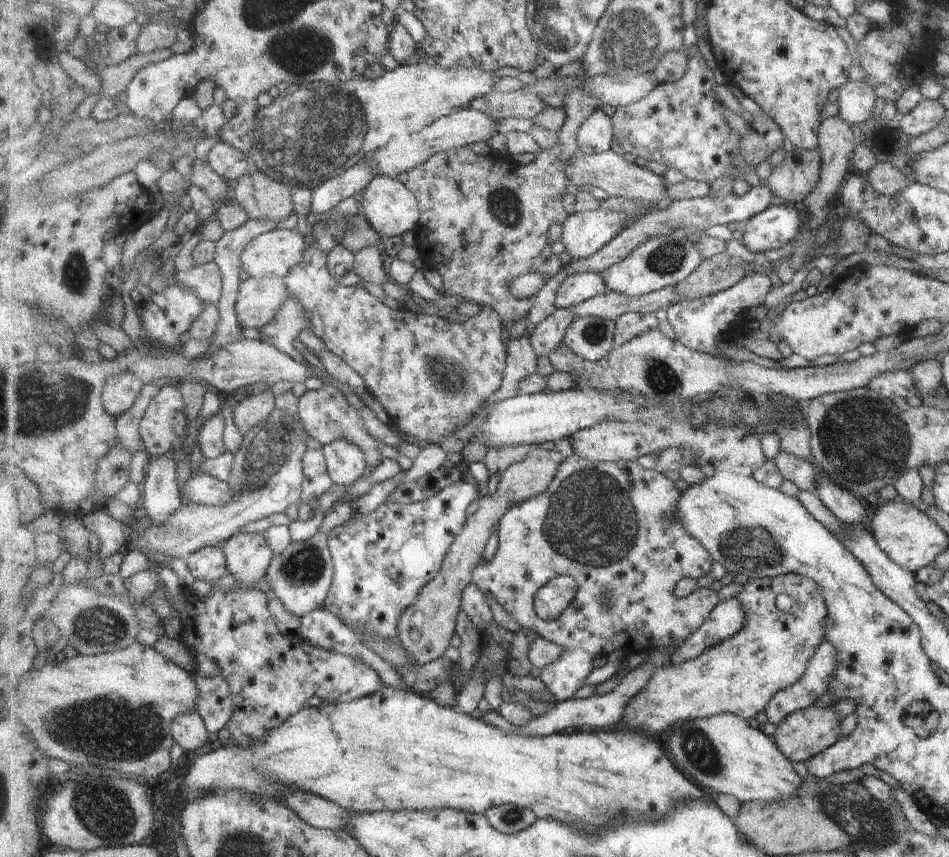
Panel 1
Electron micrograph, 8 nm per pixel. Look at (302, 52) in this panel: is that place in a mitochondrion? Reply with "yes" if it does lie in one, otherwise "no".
yes

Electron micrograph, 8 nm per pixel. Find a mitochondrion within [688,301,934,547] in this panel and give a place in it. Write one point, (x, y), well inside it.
(854, 436)

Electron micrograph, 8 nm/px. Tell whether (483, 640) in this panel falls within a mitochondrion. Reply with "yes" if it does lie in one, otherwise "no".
no

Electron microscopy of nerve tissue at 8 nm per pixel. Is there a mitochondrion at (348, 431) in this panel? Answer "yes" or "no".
no

